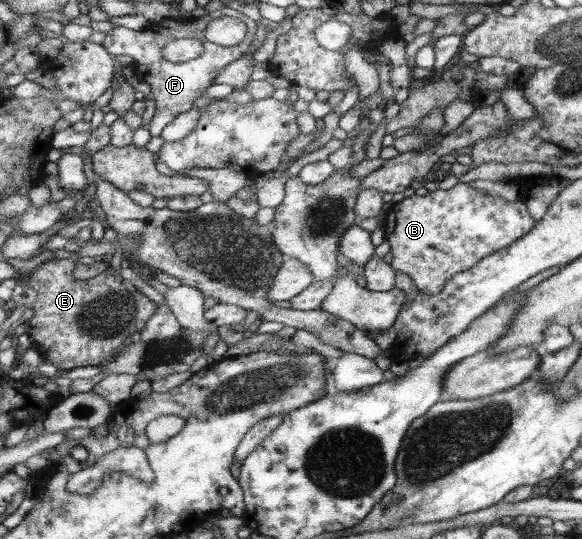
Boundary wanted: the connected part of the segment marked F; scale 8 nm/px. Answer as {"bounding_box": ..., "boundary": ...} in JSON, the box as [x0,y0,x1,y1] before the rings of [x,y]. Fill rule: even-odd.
{"bounding_box":[103,18,256,136],"boundary":[[[165,18],[162,23],[149,24],[142,30],[132,31],[126,27],[114,27],[108,31],[103,47],[113,55],[126,55],[132,58],[132,65],[135,77],[148,83],[153,93],[155,101],[155,115],[151,123],[147,126],[151,136],[161,136],[161,132],[171,124],[180,114],[196,107],[194,100],[202,97],[203,91],[216,81],[216,75],[224,70],[224,67],[241,59],[249,51],[250,45],[256,34],[256,21],[248,19],[248,35],[239,45],[235,47],[221,47],[207,41],[204,37],[207,19],[176,19]],[[191,38],[203,43],[203,51],[199,57],[192,59],[184,64],[170,64],[164,60],[161,50],[165,44],[176,39]]]}

